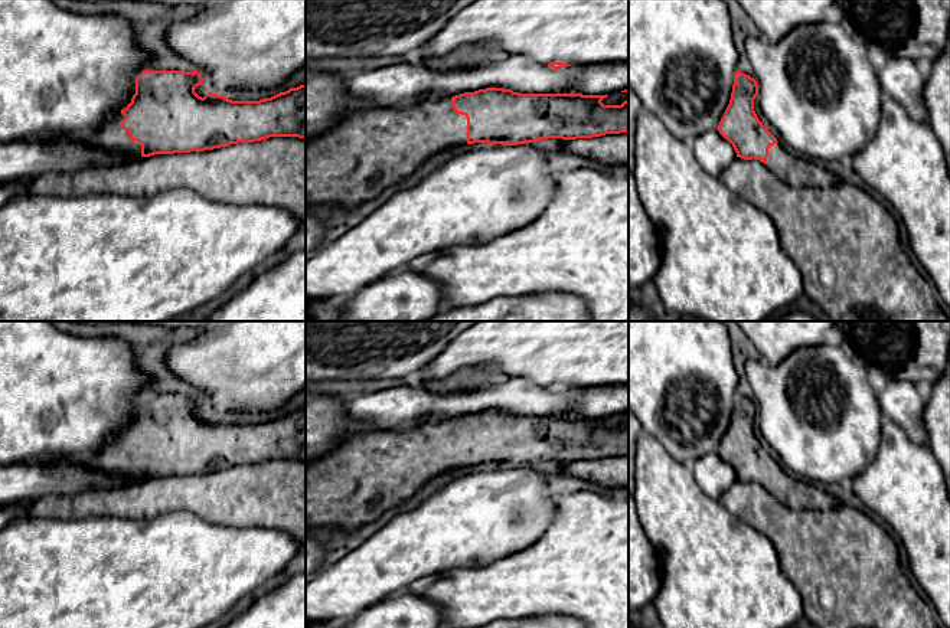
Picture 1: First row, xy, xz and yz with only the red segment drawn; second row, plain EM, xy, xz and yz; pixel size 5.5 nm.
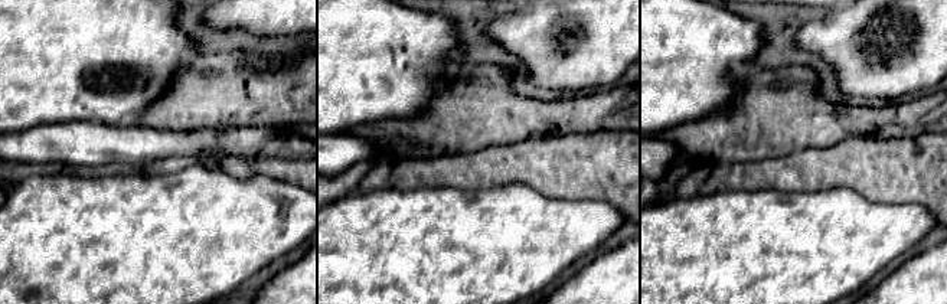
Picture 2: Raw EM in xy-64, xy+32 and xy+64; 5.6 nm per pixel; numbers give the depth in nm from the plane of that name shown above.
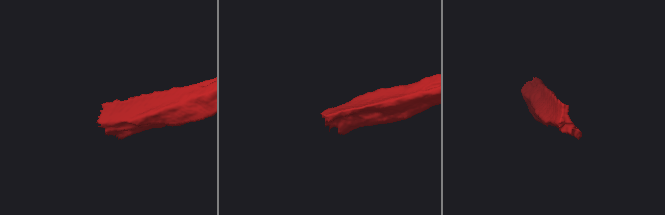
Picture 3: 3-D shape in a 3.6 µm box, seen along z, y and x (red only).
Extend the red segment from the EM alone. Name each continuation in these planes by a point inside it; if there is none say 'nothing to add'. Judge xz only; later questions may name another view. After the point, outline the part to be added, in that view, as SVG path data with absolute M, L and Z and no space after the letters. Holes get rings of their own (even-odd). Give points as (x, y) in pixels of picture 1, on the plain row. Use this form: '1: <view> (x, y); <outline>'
1: xz (366, 474); M451 421L421 423L404 432L378 429L349 435L327 455L306 464L306 529L334 526L343 533L353 531L411 498L435 475L463 467L467 467L467 441L454 435Z

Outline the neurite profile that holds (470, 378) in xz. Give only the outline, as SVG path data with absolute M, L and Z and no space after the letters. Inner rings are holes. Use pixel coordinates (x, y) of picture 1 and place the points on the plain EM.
M494 363L464 366L451 374L440 379L428 379L417 385L431 393L463 393L477 392L481 387L497 385L507 380L509 376Z

